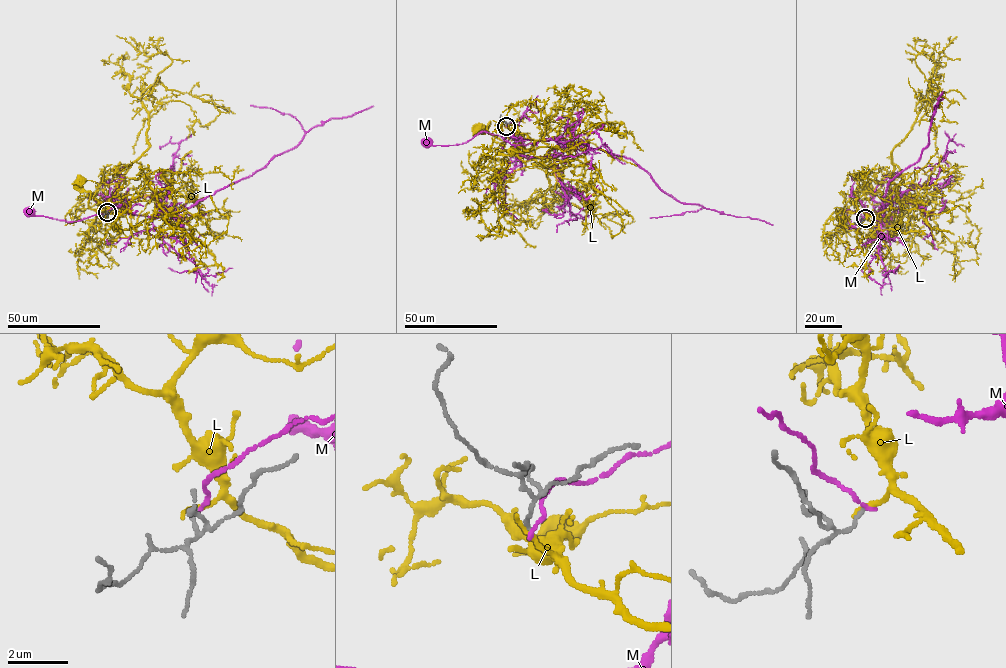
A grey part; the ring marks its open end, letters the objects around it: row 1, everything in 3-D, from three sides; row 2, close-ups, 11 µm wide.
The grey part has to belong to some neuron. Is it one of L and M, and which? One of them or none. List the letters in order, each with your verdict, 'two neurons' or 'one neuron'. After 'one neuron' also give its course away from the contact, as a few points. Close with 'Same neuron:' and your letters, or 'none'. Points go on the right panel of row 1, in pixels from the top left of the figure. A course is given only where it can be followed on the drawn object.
L: one neuron; course (865, 218), (871, 222), (873, 214), (886, 201), (894, 227), (862, 206), (862, 202), (872, 197), (867, 189)
M: two neurons
Same neuron: L

